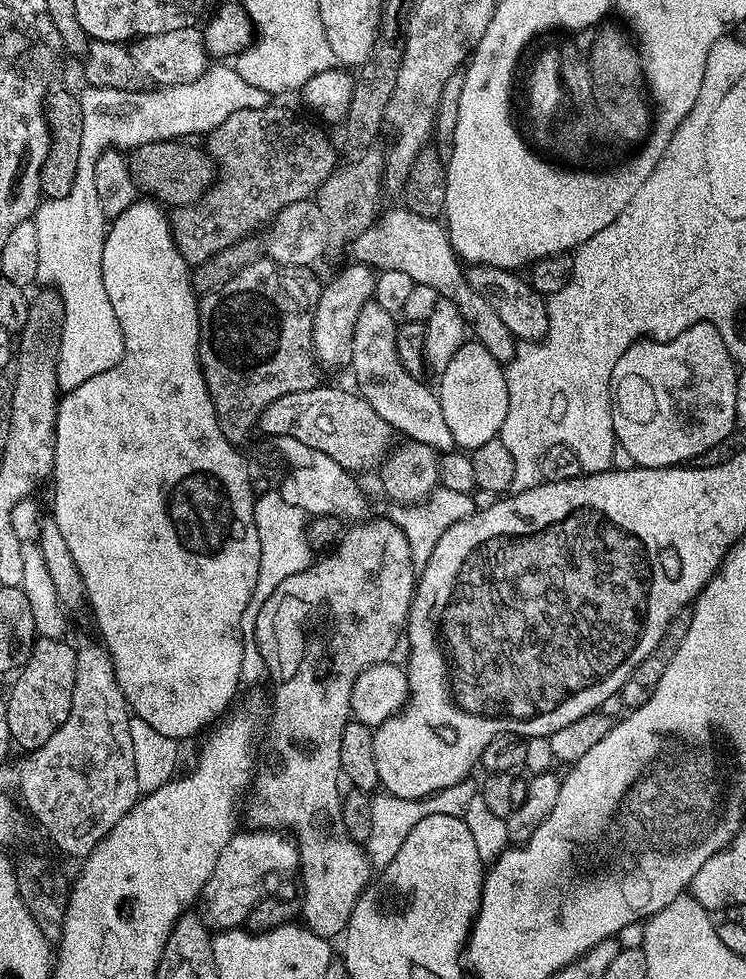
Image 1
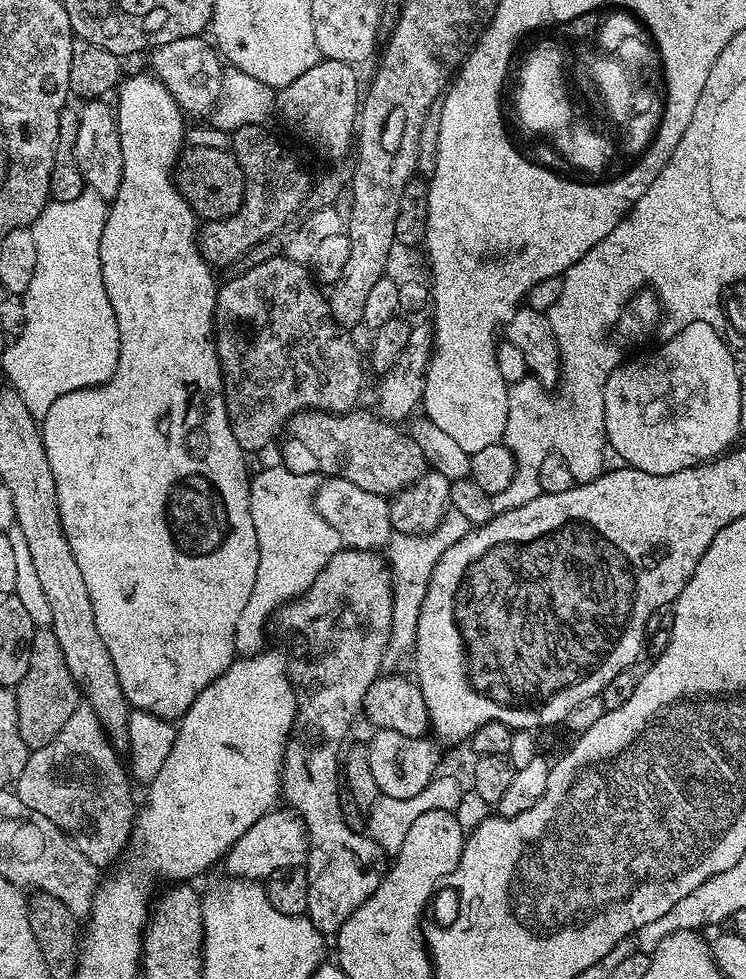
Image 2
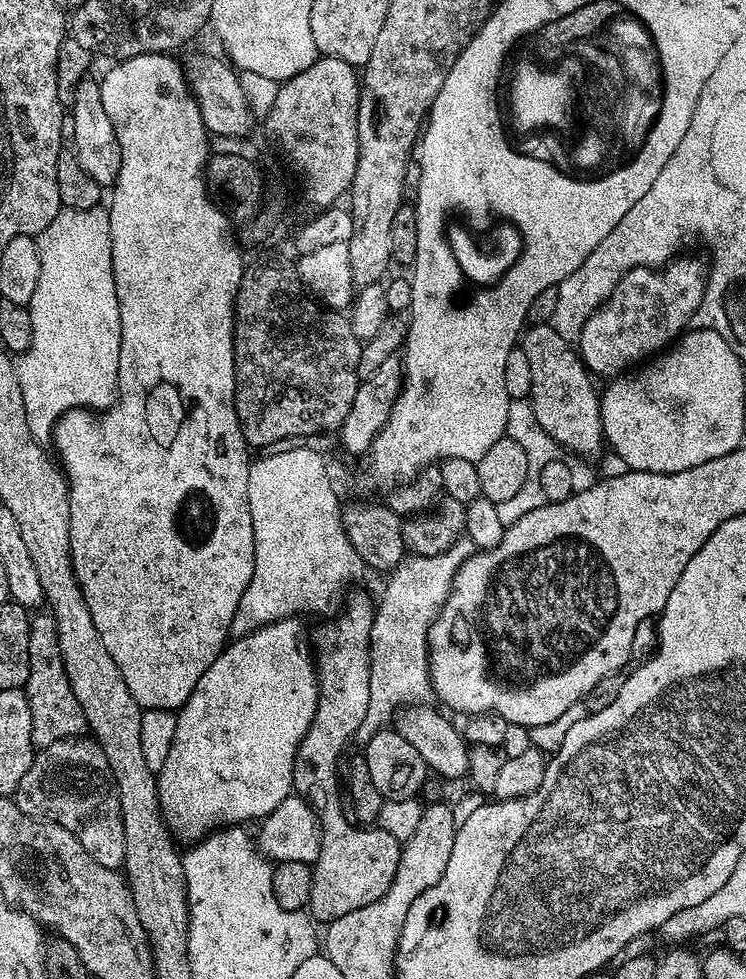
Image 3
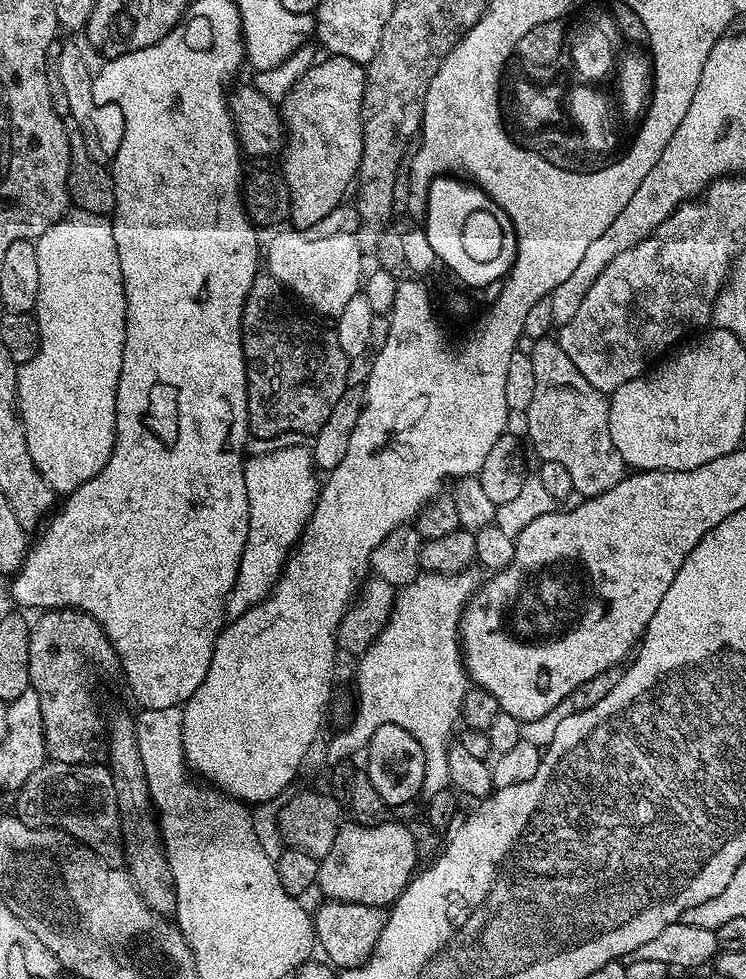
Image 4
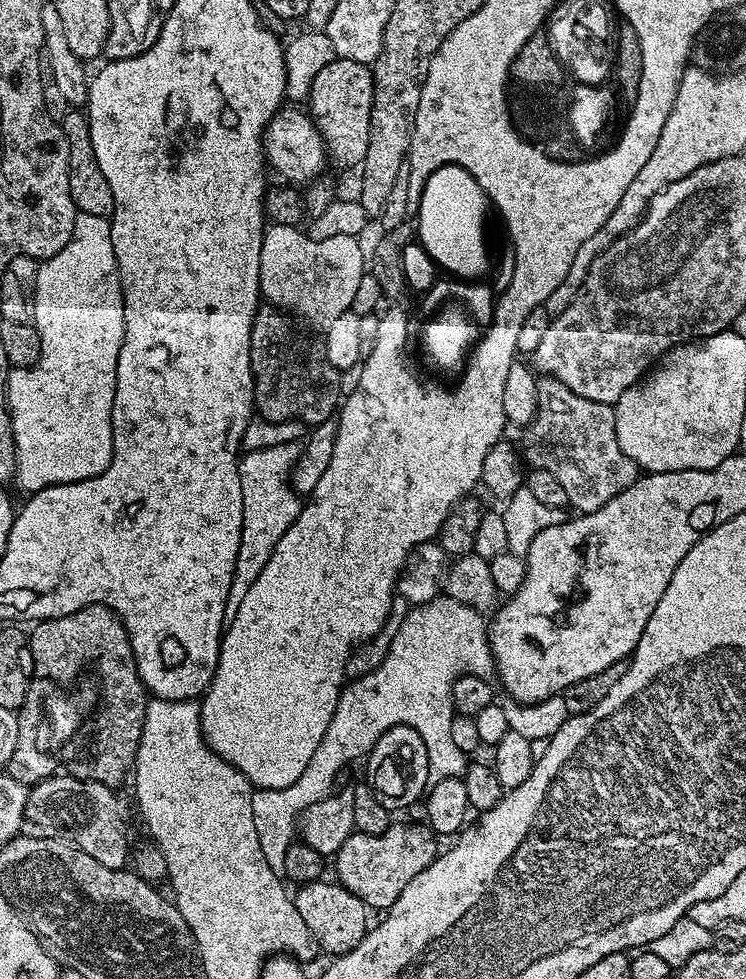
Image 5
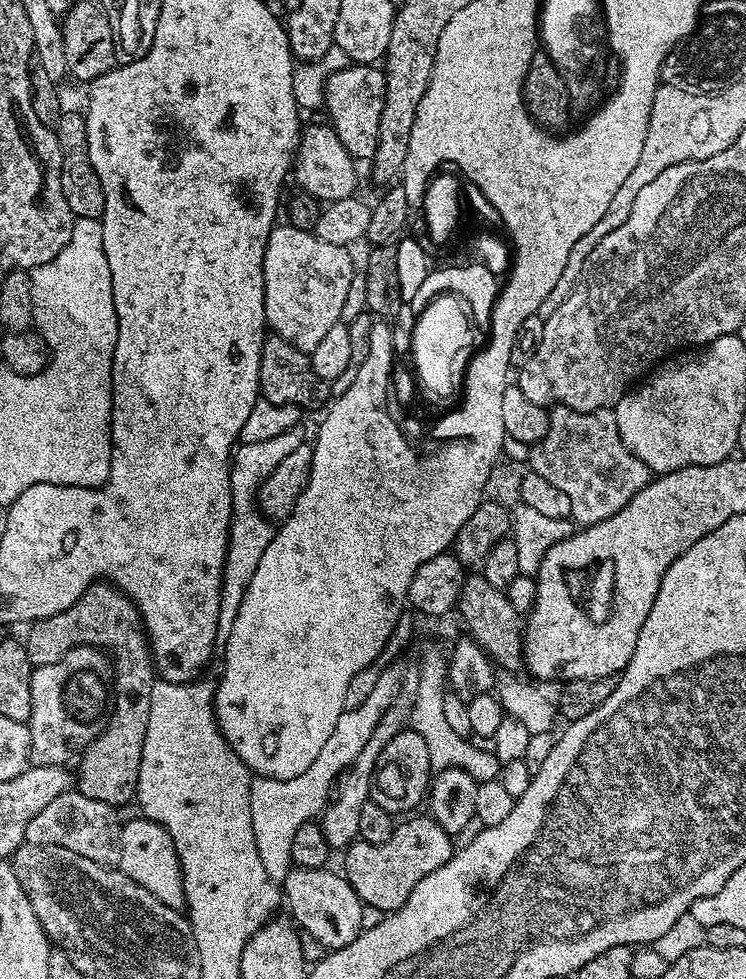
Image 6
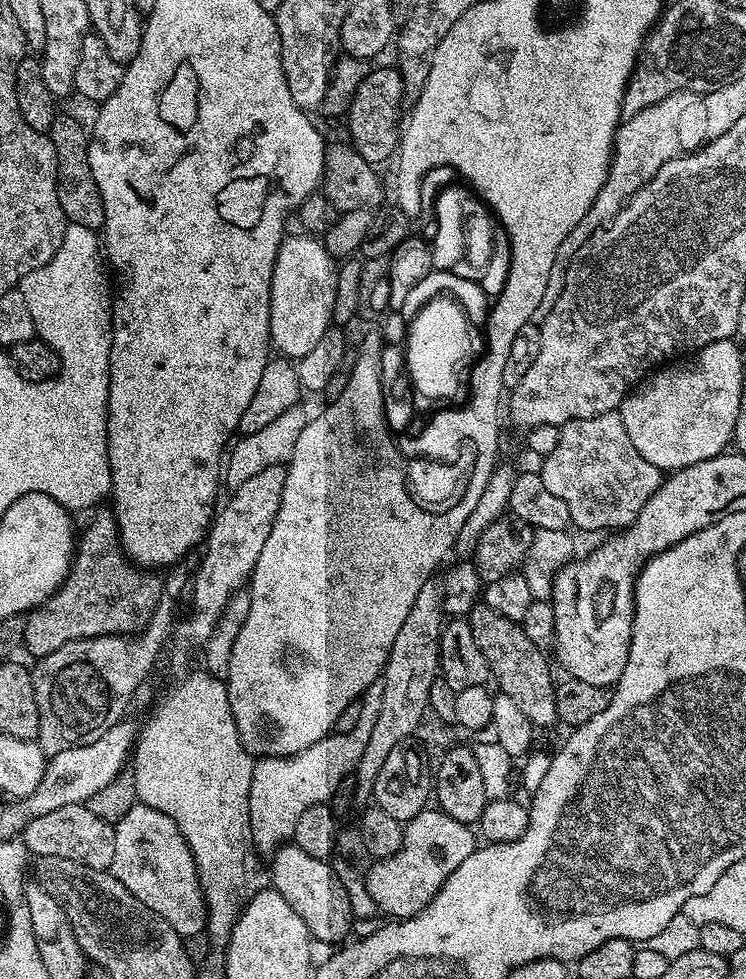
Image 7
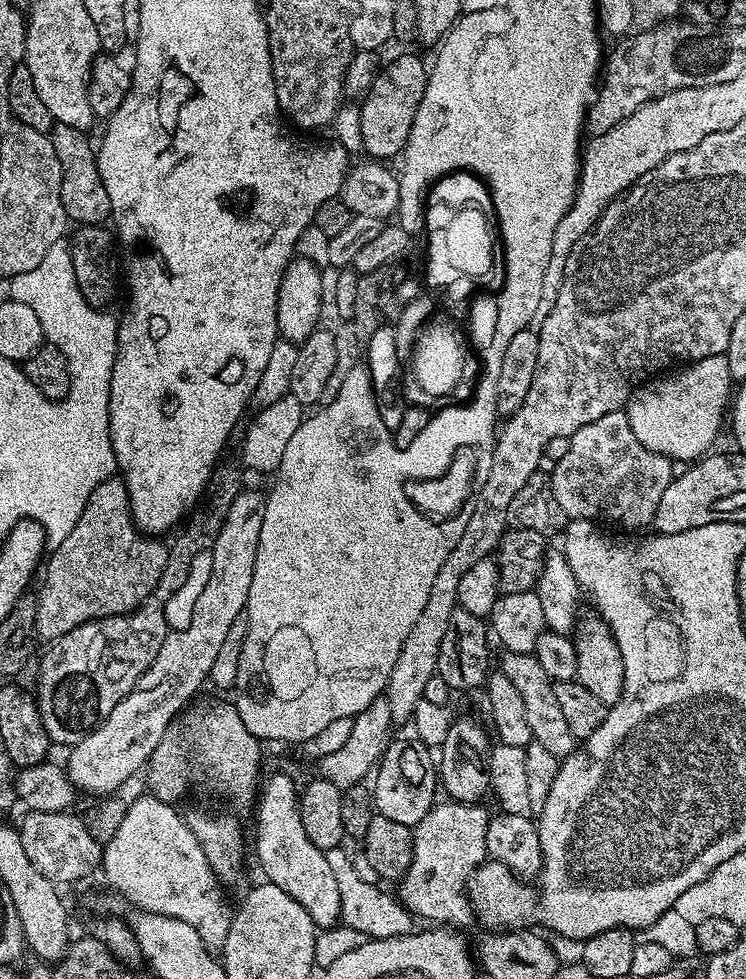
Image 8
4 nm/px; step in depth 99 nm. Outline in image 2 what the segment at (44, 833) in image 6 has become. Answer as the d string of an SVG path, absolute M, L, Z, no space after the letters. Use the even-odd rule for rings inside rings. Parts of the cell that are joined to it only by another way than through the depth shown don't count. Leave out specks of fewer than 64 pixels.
M81 706L46 746L29 751L26 770L14 785L17 798L30 810L50 818L100 870L112 866L107 864L114 863L119 854L121 857L136 823L138 804L132 801L133 781L120 756L104 733L102 722L98 722L98 714Z

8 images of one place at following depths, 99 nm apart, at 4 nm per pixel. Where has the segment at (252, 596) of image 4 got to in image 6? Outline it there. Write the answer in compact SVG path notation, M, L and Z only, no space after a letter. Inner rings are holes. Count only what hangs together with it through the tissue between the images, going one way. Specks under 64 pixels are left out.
M297 426L283 431L275 438L263 442L240 444L232 453L232 469L230 470L230 494L232 495L232 526L228 533L228 555L224 558L224 576L220 579L220 624L227 626L234 622L238 614L238 606L242 606L242 598L246 594L246 586L250 586L250 578L254 578L254 570L258 570L258 561L266 554L266 546L270 546L274 531L273 521L260 511L258 497L262 482L290 454L298 450L306 442L303 427Z

